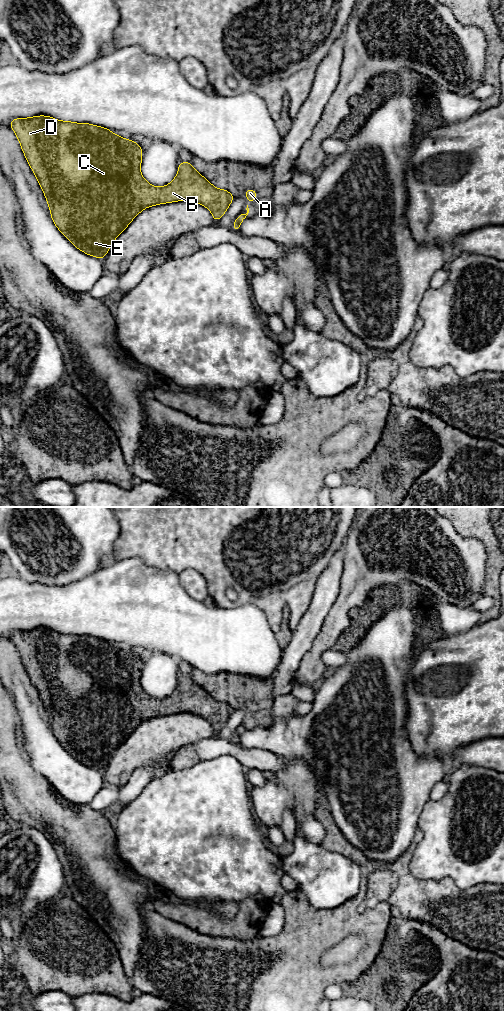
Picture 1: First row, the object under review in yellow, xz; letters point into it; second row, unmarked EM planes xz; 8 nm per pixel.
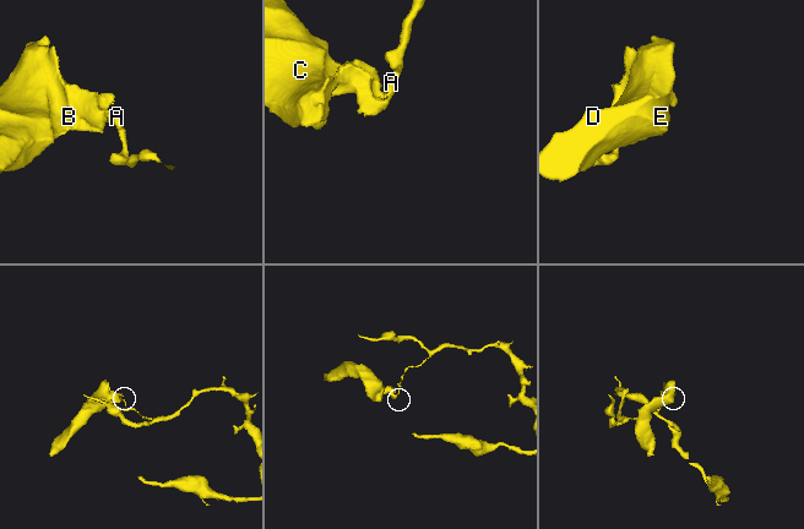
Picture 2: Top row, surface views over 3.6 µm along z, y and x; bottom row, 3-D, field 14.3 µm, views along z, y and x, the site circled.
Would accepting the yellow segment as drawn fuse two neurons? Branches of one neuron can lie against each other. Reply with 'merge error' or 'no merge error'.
merge error

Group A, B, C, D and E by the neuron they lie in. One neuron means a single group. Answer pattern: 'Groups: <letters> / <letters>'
Groups: A / B C D E

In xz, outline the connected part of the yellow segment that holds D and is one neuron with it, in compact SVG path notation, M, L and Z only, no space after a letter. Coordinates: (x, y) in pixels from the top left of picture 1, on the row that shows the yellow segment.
M44 115L13 119L10 127L16 133L29 166L44 192L52 221L76 248L90 256L103 259L118 235L143 209L150 206L191 200L208 208L214 222L217 222L234 200L229 191L217 189L197 172L191 162L179 163L178 173L168 185L150 185L140 171L143 151L139 144L113 134L110 129L104 127L60 121Z

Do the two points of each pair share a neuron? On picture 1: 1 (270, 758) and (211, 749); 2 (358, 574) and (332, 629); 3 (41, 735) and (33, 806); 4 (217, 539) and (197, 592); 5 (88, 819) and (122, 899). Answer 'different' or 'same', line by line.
1: same
2: same
3: different
4: different
5: same

